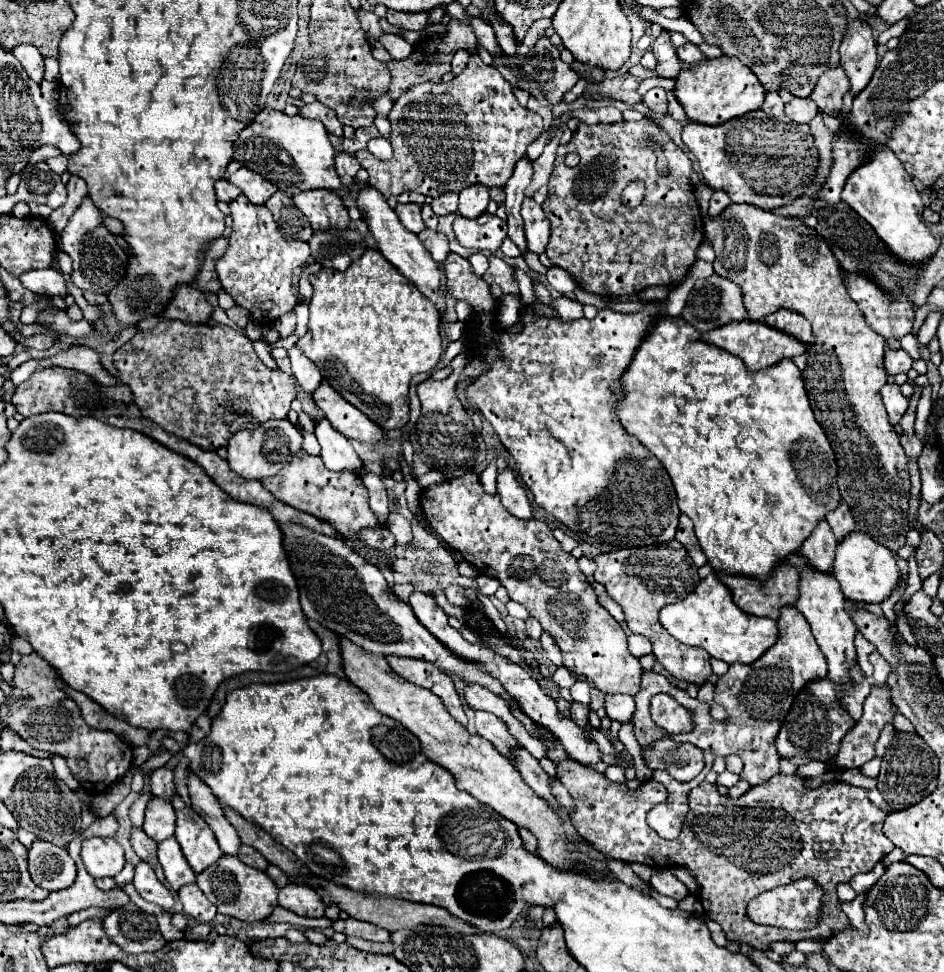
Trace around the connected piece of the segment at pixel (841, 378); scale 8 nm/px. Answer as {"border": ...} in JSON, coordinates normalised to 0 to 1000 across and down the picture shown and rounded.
{"border":[[[773,210],[761,224],[754,226],[748,222],[746,235],[758,259],[756,280],[765,286],[780,290],[786,296],[792,329],[805,331],[826,317],[841,319],[850,323],[854,329],[858,329],[864,354],[858,360],[856,370],[867,370],[867,387],[852,387],[852,395],[864,432],[871,436],[886,465],[888,500],[892,514],[900,521],[911,547],[917,547],[922,553],[939,562],[943,568],[951,568],[956,562],[960,562],[960,549],[964,539],[962,537],[964,488],[960,479],[962,477],[960,465],[951,455],[951,444],[941,434],[941,426],[932,409],[932,399],[941,393],[941,385],[934,374],[939,350],[917,335],[913,321],[896,302],[888,267],[879,259],[877,251],[860,235],[852,233],[847,224],[822,222],[794,210]]]}

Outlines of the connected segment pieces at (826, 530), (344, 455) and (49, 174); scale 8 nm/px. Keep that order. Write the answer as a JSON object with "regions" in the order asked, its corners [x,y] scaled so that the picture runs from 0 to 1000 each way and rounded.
{"regions":[[[[871,535],[860,547],[860,551],[850,560],[847,572],[856,578],[854,582],[867,588],[881,588],[883,564],[886,564],[886,553],[881,549],[881,543],[875,539],[875,535]]],[[[345,430],[335,436],[333,447],[341,459],[339,469],[347,484],[371,484],[377,488],[383,486],[383,473],[375,465],[371,453],[362,449],[358,442],[354,442]]],[[[40,167],[36,173],[25,173],[17,204],[19,208],[36,206],[53,214],[64,214],[70,208],[70,191],[66,189],[66,183],[51,173],[49,167]]]]}

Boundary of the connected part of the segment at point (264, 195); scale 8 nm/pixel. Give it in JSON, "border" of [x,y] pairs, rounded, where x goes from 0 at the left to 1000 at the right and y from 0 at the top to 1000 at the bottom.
{"border":[[[254,173],[252,177],[248,177],[242,183],[244,189],[252,191],[256,195],[256,200],[267,208],[267,210],[280,210],[290,198],[290,189],[286,189],[284,185],[278,185],[278,181],[273,181],[271,177],[263,175],[263,173]]]}

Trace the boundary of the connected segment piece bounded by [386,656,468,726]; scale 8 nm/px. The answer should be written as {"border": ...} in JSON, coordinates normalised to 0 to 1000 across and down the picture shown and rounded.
{"border":[[[409,675],[409,679],[415,685],[415,689],[422,695],[426,695],[428,700],[432,700],[432,702],[436,702],[441,706],[447,706],[447,708],[458,710],[470,722],[472,730],[487,745],[494,747],[496,739],[492,735],[487,716],[481,710],[479,698],[468,687],[464,687],[462,683],[451,683],[449,679],[434,679],[434,677],[424,677],[424,675]]]}

